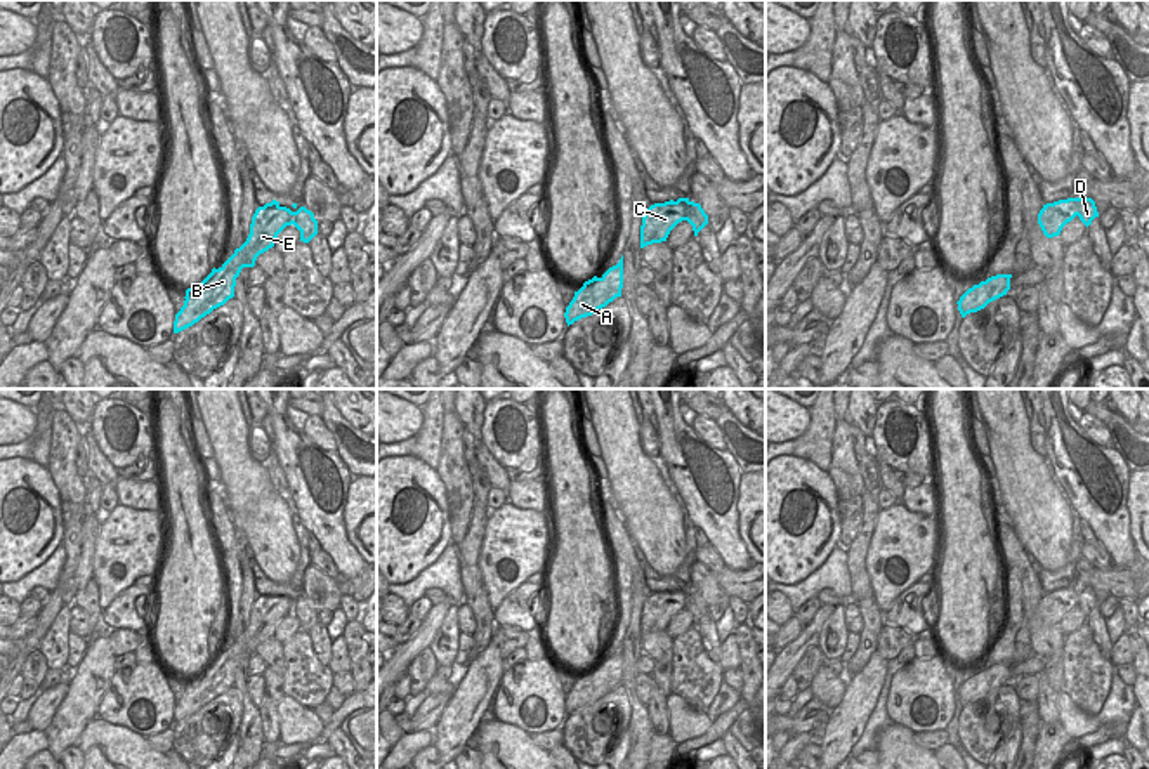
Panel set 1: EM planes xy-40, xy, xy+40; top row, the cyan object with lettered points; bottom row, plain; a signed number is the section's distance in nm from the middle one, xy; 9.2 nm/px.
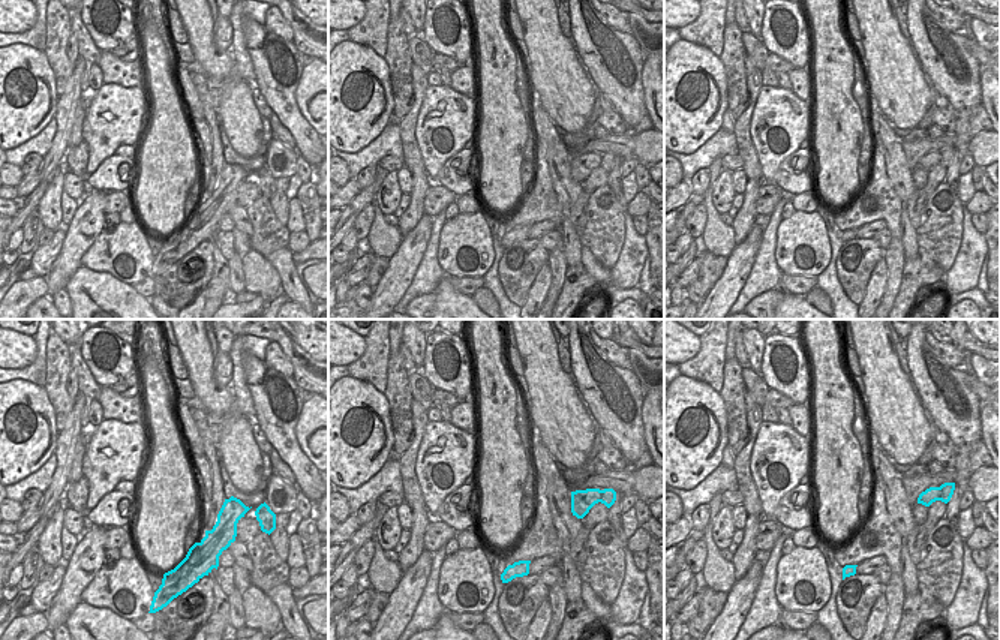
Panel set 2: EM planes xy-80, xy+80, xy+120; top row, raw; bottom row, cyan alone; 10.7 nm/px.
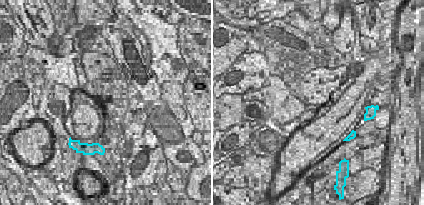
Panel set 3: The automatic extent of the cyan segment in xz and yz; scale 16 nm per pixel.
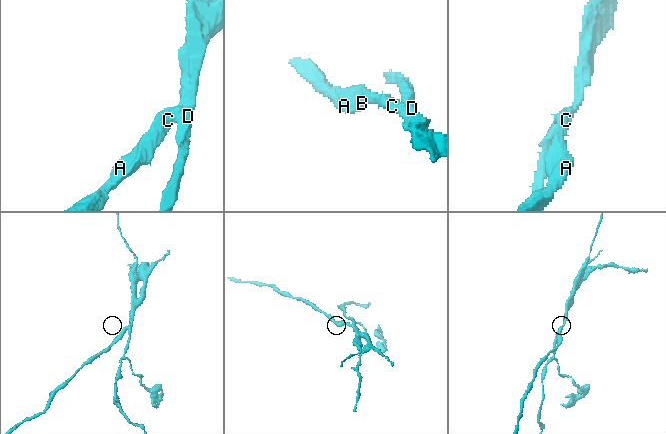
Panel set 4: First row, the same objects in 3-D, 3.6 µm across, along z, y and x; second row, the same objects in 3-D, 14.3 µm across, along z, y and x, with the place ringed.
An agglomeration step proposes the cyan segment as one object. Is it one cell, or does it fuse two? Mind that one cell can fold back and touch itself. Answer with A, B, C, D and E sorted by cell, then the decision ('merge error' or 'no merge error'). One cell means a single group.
groups A B C E / D; merge error

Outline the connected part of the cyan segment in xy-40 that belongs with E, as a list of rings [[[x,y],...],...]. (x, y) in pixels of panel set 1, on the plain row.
[[[259,595],[252,606],[250,623],[234,642],[196,675],[186,679],[186,689],[175,703],[174,722],[179,722],[234,686],[236,667],[243,656],[253,656],[260,642],[274,635],[278,623],[293,613],[295,602],[283,597]]]

